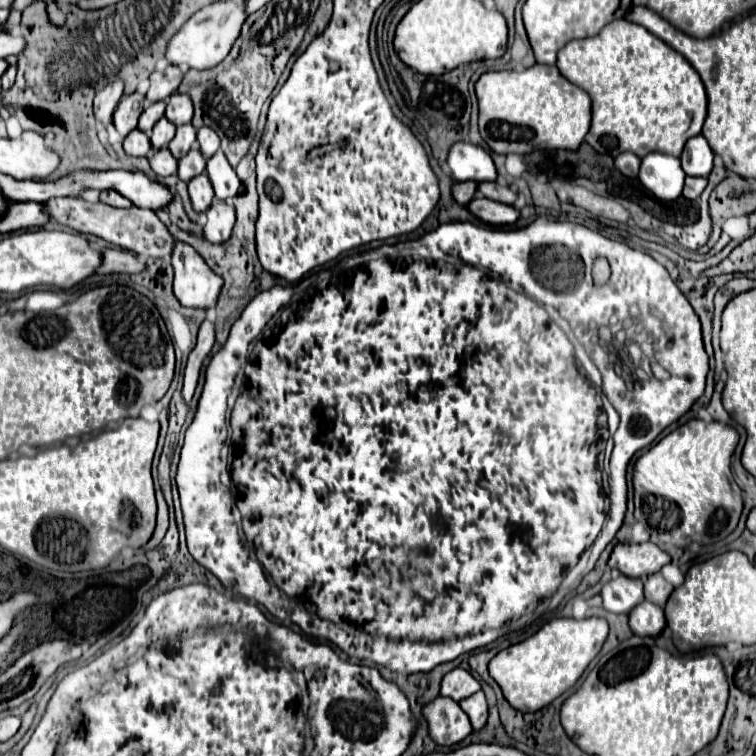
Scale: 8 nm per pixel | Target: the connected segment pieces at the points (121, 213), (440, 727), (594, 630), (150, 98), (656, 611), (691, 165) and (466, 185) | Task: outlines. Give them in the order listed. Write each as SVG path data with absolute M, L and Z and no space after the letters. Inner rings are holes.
M53 198L43 204L43 210L49 214L49 218L53 222L59 222L81 234L99 236L99 238L111 242L113 246L131 250L139 256L153 256L153 258L171 256L173 236L169 234L165 224L155 216L153 210L143 210L137 206L123 210L123 208L113 208L113 206L101 204L101 202L91 204L85 198Z
M437 696L429 704L425 704L421 712L427 718L429 736L441 746L459 744L465 736L471 734L469 718L455 700Z
M555 618L531 638L501 650L489 662L491 678L501 686L505 700L519 712L537 712L569 690L599 654L609 626L603 618Z
M167 64L161 70L155 70L151 74L151 86L147 92L147 102L159 102L159 100L169 98L179 88L181 80L183 80L183 72L173 64Z
M641 602L629 614L629 628L631 628L633 634L637 634L641 638L659 636L661 630L665 628L663 608L655 606L655 604L649 604L649 602Z
M701 134L687 140L681 154L681 166L687 176L709 176L713 168L713 150Z
M471 180L469 182L453 182L453 186L451 186L451 194L453 194L455 202L461 206L467 206L469 200L475 196L475 192L477 192L477 182L471 182Z

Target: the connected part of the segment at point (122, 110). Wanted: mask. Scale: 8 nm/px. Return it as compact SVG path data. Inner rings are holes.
M133 92L125 96L115 110L115 128L121 136L127 136L133 128L137 128L137 120L145 108L145 94Z

